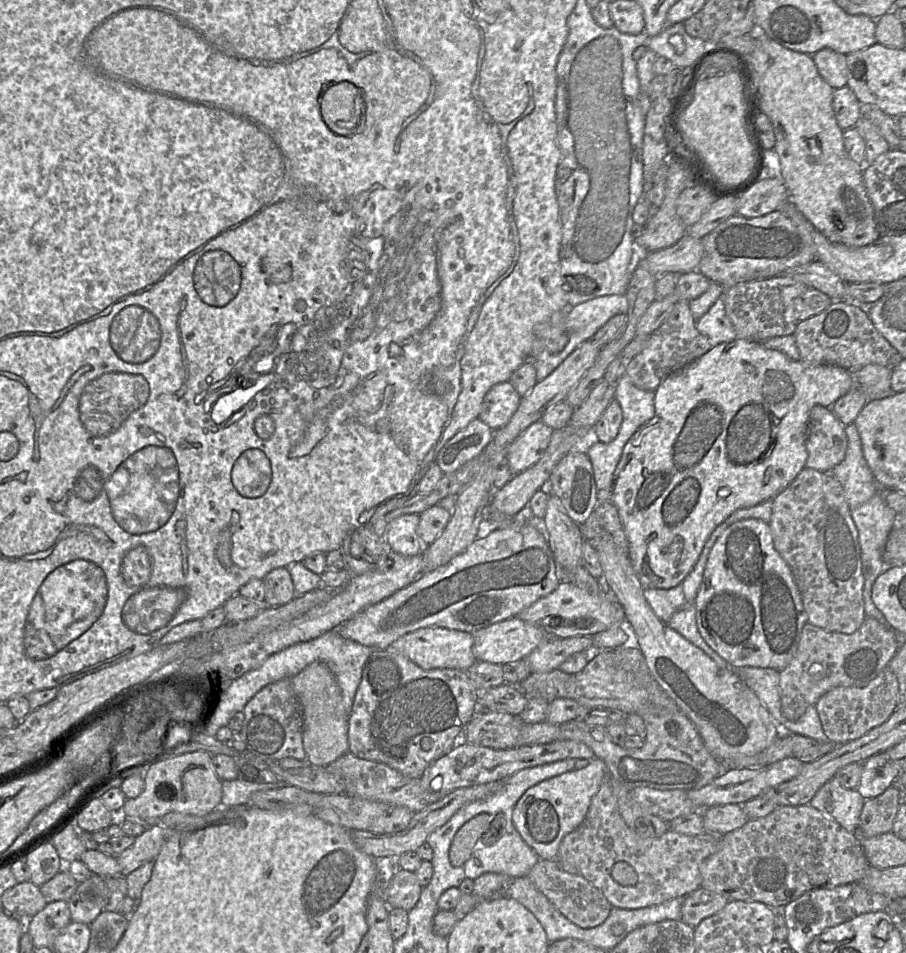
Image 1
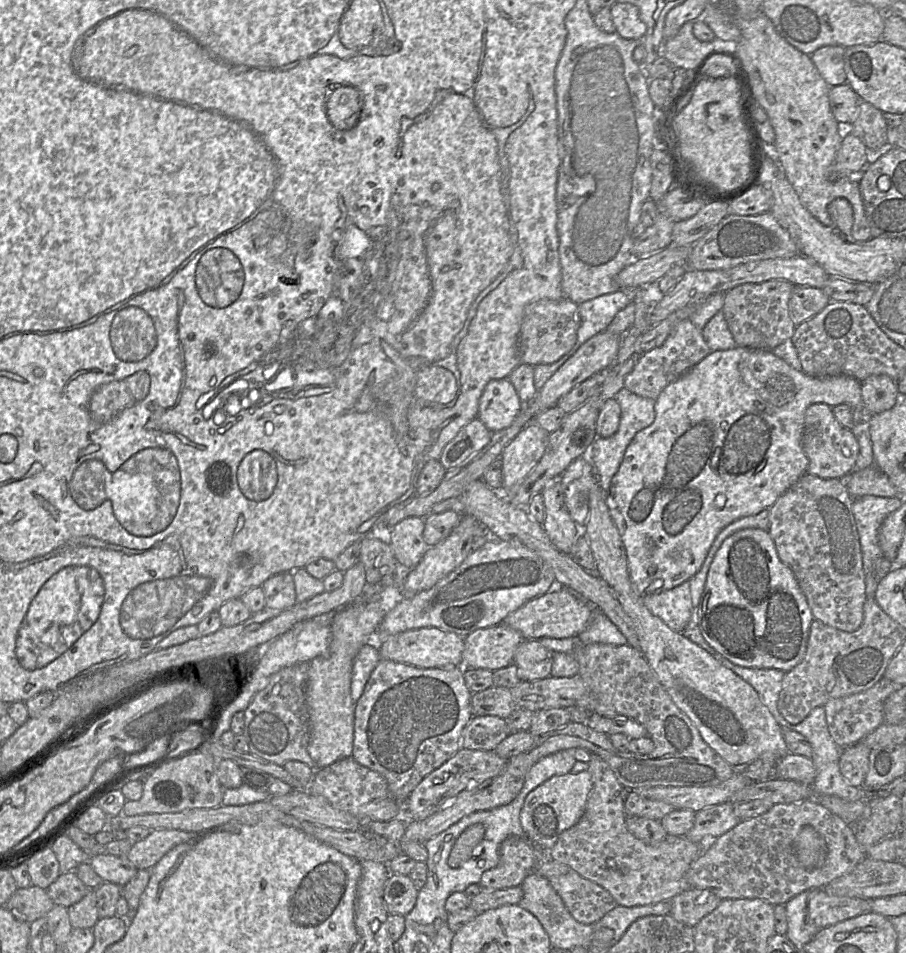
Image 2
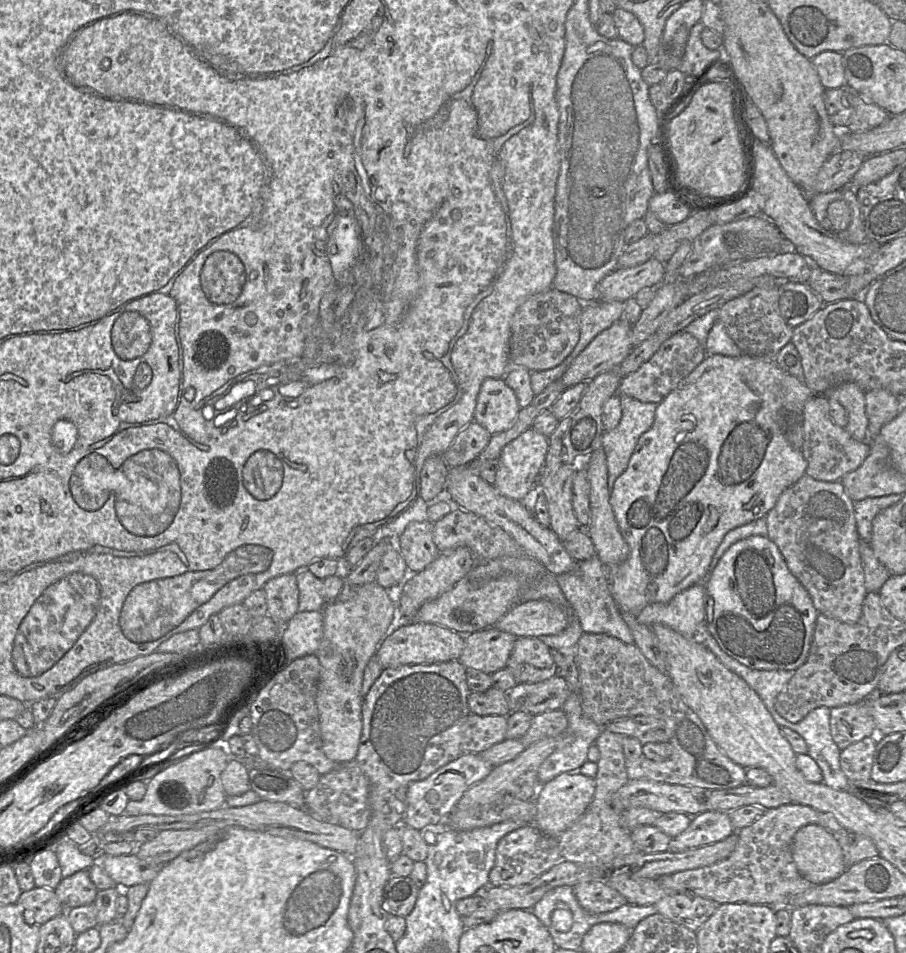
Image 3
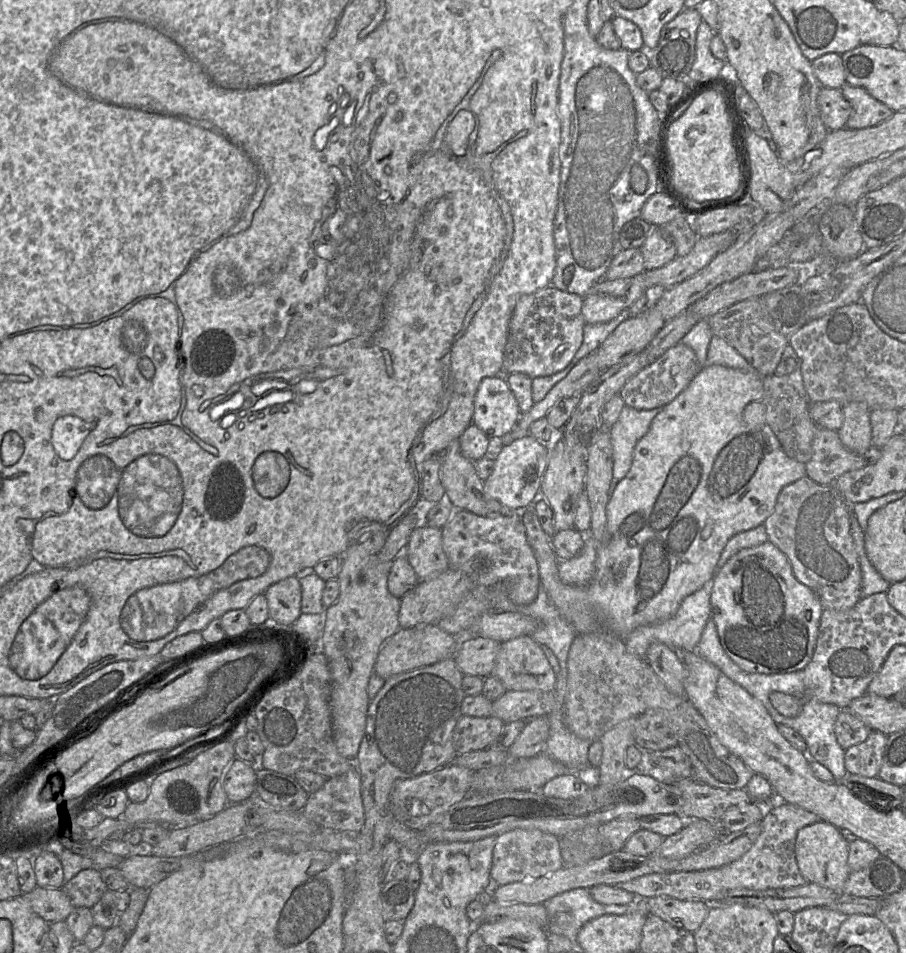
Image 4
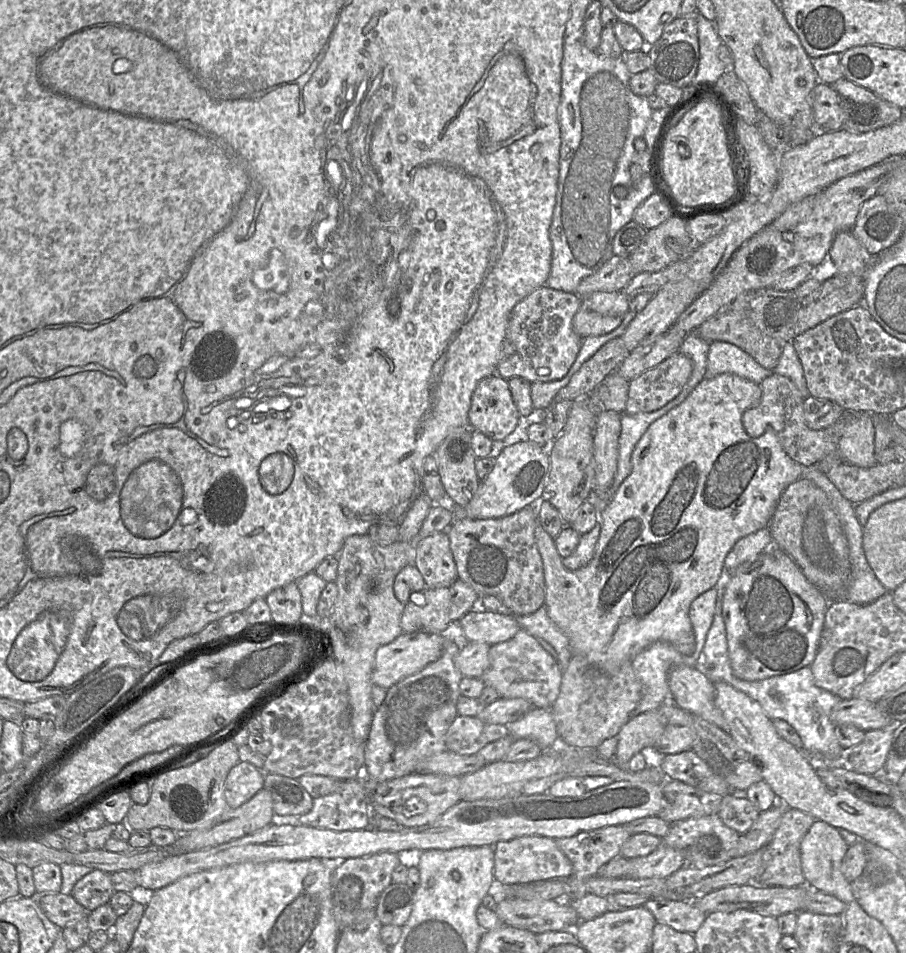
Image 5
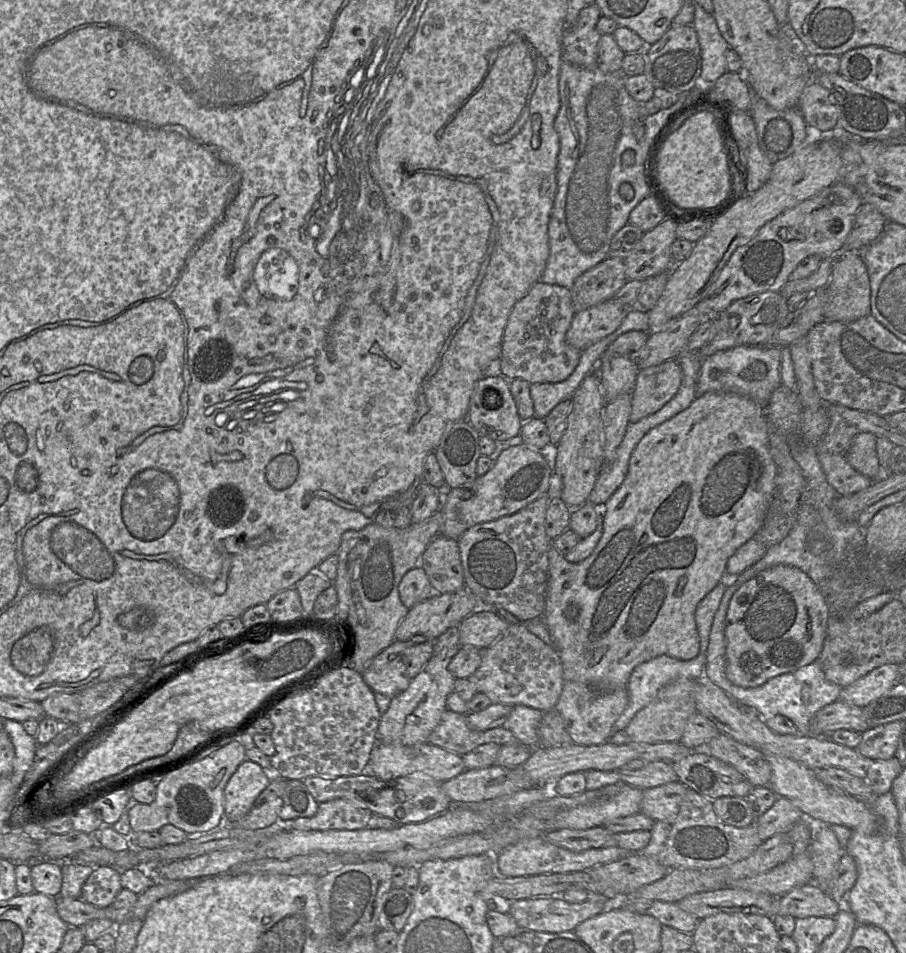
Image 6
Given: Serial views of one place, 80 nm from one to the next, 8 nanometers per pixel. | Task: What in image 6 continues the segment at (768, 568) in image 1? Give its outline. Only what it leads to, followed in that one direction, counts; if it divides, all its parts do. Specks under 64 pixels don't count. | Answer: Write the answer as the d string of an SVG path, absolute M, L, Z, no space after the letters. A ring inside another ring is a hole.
M778 565L761 571L733 594L726 614L725 672L739 687L755 688L768 680L806 666L819 658L827 635L829 606L813 580L801 570Z

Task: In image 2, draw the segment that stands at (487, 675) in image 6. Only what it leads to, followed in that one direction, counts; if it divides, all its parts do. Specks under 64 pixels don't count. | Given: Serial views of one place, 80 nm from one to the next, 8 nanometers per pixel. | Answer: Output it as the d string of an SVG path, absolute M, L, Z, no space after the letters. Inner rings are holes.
M524 639L515 651L513 664L521 681L535 681L549 677L554 651L547 649L539 640Z

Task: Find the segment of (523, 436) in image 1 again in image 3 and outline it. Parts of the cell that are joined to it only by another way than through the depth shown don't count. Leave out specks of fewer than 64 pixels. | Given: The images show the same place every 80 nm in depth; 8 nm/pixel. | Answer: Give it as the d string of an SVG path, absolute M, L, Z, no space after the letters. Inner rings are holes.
M532 427L525 430L502 449L493 486L503 496L516 501L525 500L536 486L539 486L540 491L540 477L543 473L547 450L548 439L545 435Z

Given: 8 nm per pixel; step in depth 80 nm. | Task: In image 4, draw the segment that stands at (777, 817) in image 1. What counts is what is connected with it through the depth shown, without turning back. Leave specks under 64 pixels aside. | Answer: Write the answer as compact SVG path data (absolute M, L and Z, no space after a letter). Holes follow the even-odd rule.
M777 802L766 807L761 820L761 833L752 847L738 860L727 865L702 871L654 873L616 884L615 887L631 892L641 899L670 896L680 900L701 900L715 904L736 888L765 890L794 888L805 885L795 857L796 836L800 829L821 821L820 817L799 806Z

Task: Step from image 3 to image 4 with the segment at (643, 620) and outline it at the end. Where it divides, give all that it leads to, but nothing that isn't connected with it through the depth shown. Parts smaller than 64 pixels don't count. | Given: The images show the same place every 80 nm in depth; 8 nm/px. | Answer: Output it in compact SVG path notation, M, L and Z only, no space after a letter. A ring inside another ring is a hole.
M713 579L706 582L703 588L687 596L681 602L673 617L658 623L643 625L636 628L628 637L623 639L628 651L638 657L646 659L646 651L654 642L664 643L674 650L696 650L704 627L711 618L710 595L712 586Z

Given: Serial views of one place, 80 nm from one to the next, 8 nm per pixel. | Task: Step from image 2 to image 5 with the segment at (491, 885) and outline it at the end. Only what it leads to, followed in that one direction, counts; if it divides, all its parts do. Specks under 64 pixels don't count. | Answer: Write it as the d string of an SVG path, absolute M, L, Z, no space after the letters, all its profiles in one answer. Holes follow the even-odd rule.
M521 836L494 845L495 885L507 886L551 879L568 878L572 864L559 850L554 839L544 836Z

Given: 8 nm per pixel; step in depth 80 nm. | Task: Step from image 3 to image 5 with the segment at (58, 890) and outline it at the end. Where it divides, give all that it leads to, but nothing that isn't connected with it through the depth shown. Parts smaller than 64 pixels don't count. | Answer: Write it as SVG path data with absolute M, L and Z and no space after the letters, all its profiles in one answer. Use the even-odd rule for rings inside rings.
M93 869L76 882L70 895L88 912L91 912L109 903L114 892L111 874Z

